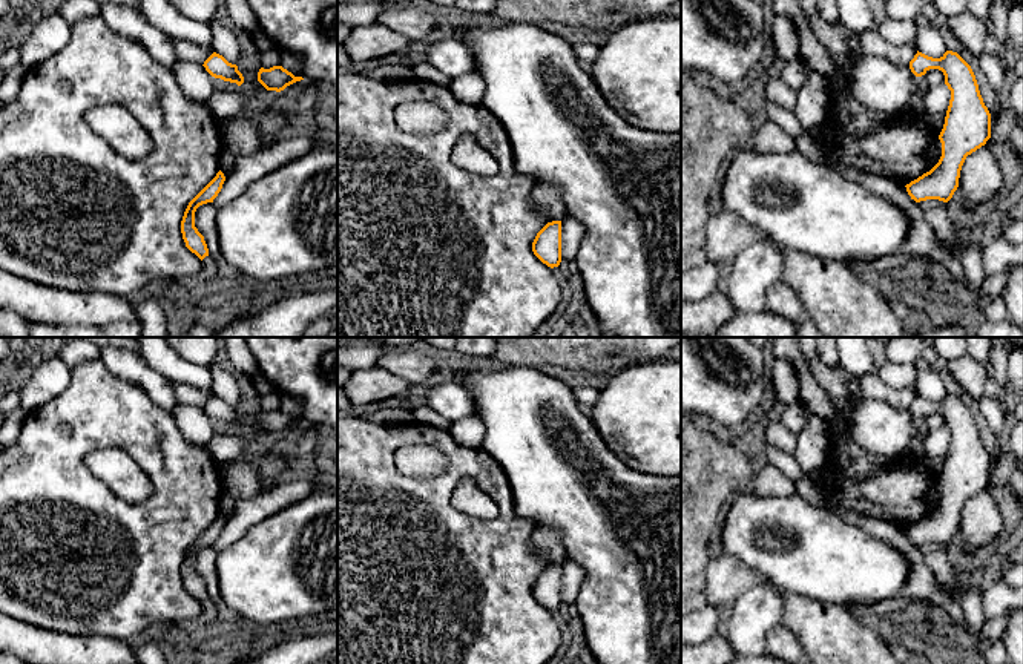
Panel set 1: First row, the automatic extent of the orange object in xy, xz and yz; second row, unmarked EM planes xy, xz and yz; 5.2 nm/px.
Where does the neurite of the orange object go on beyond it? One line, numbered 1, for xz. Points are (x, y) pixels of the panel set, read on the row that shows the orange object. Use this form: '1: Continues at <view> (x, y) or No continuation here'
1: No continuation here

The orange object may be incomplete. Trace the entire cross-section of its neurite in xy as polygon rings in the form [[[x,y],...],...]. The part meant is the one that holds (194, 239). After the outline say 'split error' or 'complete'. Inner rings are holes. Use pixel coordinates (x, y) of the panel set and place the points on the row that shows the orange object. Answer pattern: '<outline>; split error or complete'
[[[219,170],[216,176],[189,202],[181,221],[181,233],[183,233],[186,247],[192,253],[195,253],[201,261],[206,256],[209,256],[209,248],[204,241],[204,236],[195,227],[195,212],[199,205],[213,202],[213,199],[221,192],[224,181],[225,181],[225,176]]]; complete

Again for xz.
[[[561,221],[548,222],[532,242],[534,255],[548,267],[558,267],[561,262]]]; complete

